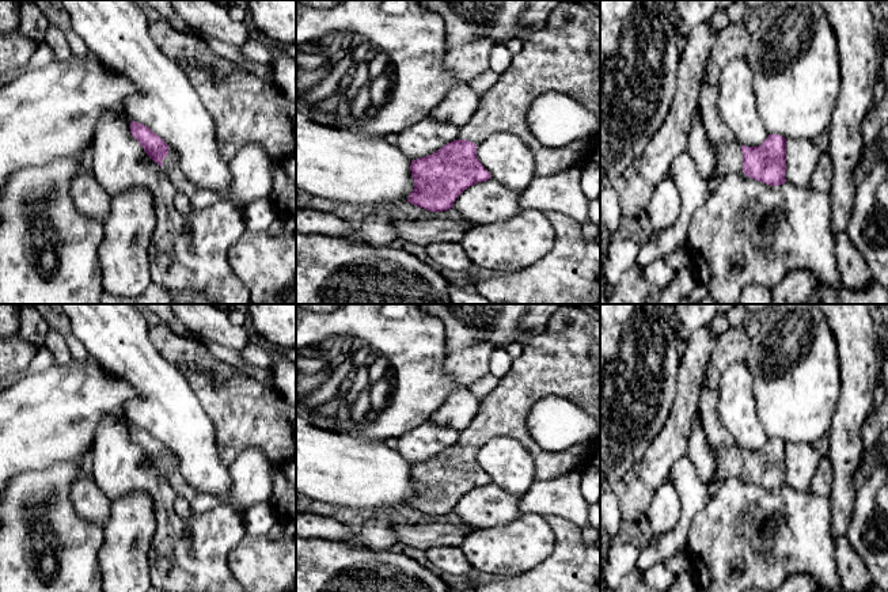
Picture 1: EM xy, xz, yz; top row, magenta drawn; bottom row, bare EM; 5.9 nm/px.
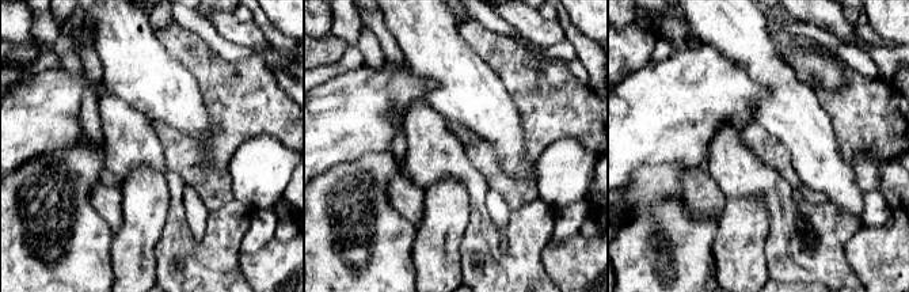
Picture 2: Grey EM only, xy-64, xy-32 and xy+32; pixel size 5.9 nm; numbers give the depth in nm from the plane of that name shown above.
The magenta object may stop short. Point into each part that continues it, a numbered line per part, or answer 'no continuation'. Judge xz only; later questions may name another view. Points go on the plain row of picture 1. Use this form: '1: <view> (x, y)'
1: xz (556, 361)

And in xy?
1: xy (200, 501)

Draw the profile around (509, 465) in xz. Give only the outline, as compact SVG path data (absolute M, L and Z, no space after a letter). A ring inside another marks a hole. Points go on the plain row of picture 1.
M497 436L477 449L477 462L502 490L523 497L535 482L535 463L516 439Z

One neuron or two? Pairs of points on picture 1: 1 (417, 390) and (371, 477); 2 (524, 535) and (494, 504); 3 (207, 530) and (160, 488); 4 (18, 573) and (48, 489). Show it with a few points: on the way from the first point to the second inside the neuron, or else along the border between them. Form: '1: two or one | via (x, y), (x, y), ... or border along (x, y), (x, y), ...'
1: two | border along (352, 435), (383, 443)
2: two | border along (522, 515), (507, 523), (479, 528)
3: one | via (190, 528), (181, 527), (164, 511), (163, 504)
4: one | via (33, 553), (37, 546), (37, 509)

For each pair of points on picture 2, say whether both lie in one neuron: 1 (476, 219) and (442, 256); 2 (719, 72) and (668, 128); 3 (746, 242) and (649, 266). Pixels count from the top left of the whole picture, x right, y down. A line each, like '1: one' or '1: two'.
1: two
2: one
3: two

